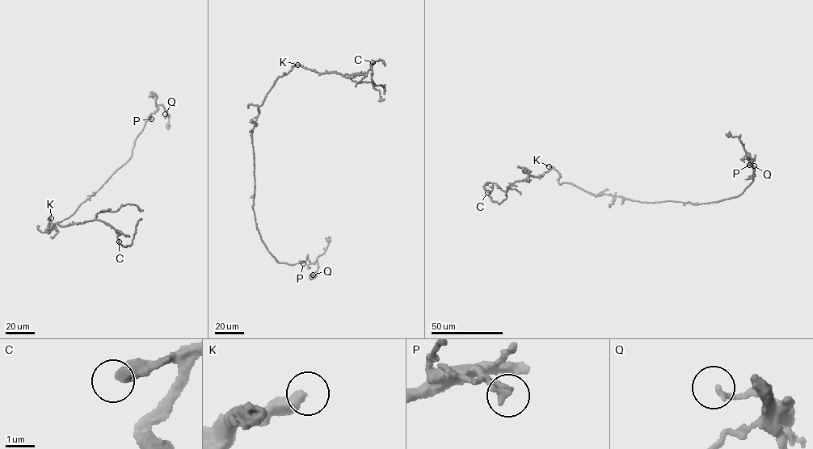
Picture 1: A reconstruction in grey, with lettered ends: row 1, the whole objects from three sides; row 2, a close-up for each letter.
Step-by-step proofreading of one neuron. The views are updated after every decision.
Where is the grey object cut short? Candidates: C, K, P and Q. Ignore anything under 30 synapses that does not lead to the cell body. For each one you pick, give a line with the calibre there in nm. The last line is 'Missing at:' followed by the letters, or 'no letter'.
Missing at: no letter

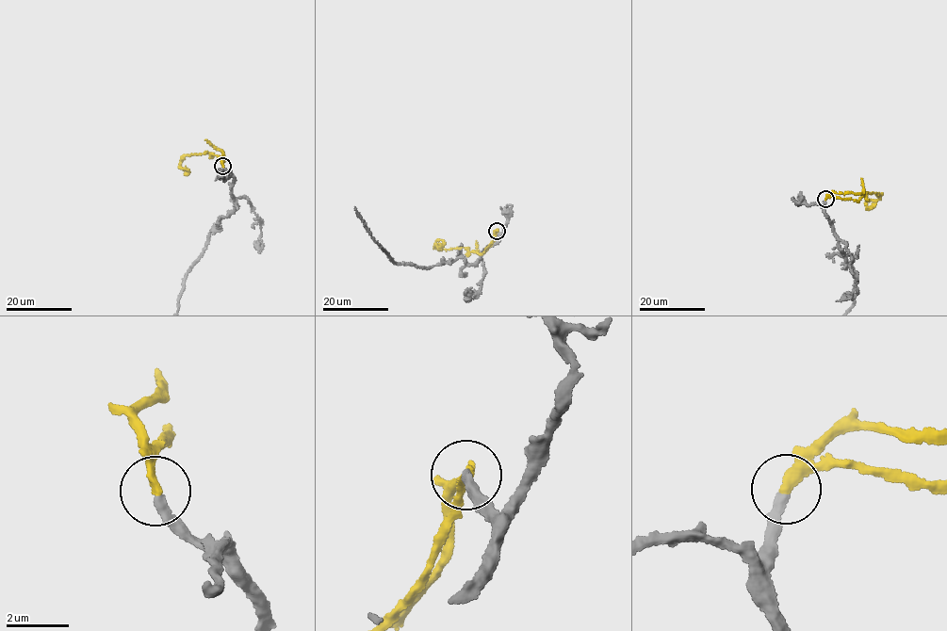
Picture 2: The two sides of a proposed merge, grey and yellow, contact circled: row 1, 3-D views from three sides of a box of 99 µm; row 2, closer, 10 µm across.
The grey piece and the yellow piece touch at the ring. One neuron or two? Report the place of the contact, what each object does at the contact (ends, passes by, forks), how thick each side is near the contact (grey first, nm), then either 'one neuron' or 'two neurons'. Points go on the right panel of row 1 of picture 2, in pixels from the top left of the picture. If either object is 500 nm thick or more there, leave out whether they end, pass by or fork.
at (825, 199); grey ends there; yellow ends there; 320 nm thick on the grey side, 320 nm on the other; one neuron

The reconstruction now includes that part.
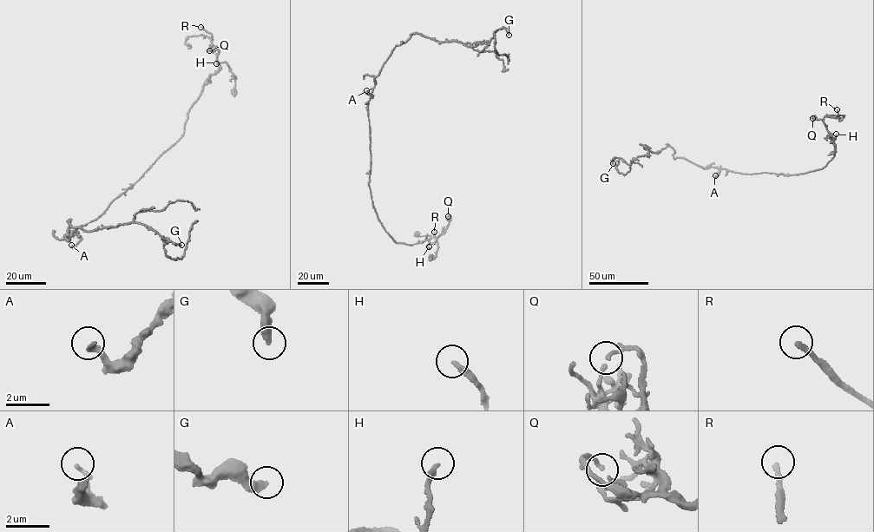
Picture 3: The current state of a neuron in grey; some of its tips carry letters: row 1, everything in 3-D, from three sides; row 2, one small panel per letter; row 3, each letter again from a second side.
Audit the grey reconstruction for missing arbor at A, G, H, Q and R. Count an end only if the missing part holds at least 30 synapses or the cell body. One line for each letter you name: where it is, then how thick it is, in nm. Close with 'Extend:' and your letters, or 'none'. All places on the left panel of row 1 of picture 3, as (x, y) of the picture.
R: Place: (200, 27). Thickness 240 nm
Extend: R

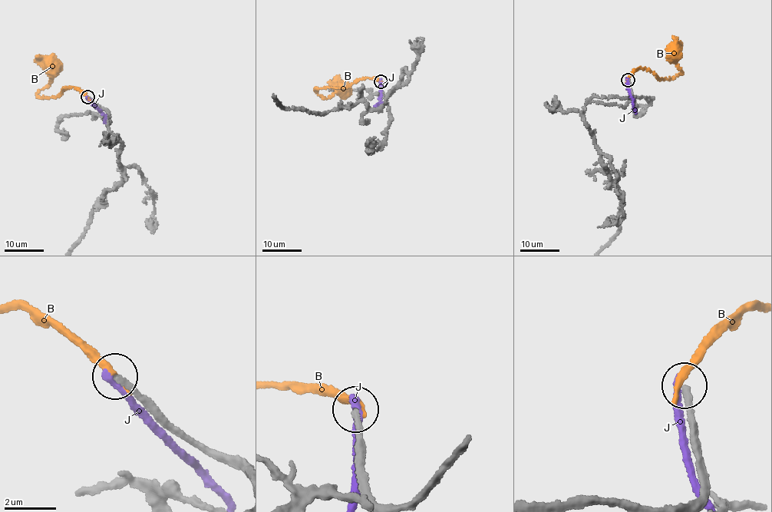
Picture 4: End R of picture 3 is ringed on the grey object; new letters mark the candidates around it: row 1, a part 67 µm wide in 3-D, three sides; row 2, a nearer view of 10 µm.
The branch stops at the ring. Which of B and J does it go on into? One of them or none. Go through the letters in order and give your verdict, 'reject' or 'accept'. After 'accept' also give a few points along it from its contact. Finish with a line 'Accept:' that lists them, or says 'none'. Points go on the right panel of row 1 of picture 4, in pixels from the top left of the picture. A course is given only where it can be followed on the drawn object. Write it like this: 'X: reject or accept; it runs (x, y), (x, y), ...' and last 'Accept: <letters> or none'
B: reject
J: reject
Accept: none

